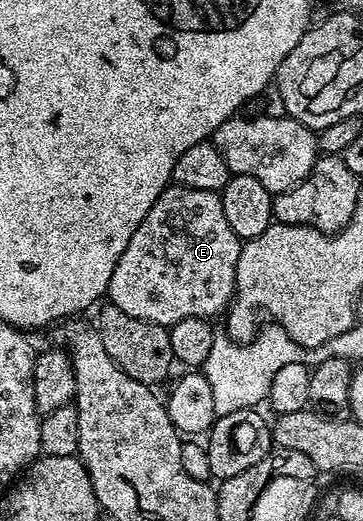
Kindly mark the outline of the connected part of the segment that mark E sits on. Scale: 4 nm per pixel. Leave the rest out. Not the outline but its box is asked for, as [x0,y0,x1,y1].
[106,185,243,329]

